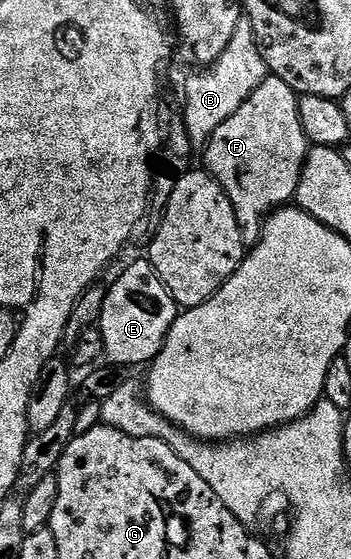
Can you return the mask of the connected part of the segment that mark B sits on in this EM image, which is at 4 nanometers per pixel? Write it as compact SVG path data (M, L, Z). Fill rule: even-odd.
M244 17L236 25L236 33L232 33L232 41L228 41L228 49L220 53L218 60L203 66L199 75L194 75L186 83L186 132L190 138L191 148L205 148L206 143L244 105L250 94L254 92L268 72L264 65L264 57L260 57L260 49L256 49L256 33L252 33L252 25Z

